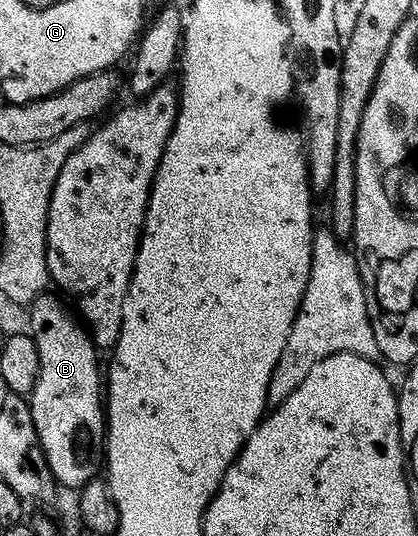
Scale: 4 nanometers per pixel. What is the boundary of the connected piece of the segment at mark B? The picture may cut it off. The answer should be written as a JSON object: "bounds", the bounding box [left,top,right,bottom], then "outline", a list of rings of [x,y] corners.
{"bounds":[27,292,106,492],"outline":[[[45,292],[32,301],[27,311],[28,318],[32,321],[30,333],[36,341],[40,365],[38,380],[30,395],[30,405],[34,428],[38,432],[40,447],[46,456],[50,472],[61,487],[69,486],[72,492],[76,492],[101,473],[102,459],[106,454],[106,410],[102,405],[102,366],[100,370],[99,364],[96,363],[96,345],[87,329],[74,317],[73,311],[65,306],[52,295],[52,292]]]}

